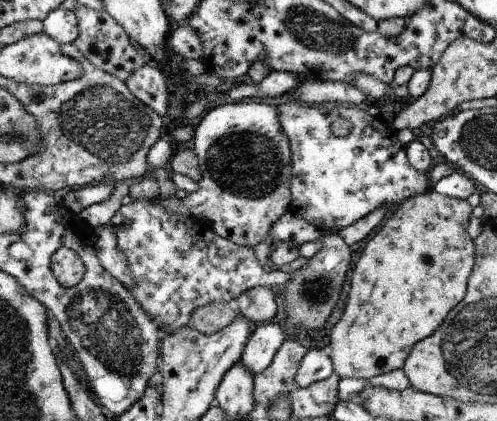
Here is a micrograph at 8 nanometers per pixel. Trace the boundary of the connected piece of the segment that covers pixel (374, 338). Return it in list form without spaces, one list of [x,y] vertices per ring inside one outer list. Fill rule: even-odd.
[[[430,188],[424,194],[411,196],[408,200],[397,205],[390,213],[390,218],[381,225],[375,232],[371,240],[368,240],[360,259],[352,270],[351,289],[343,315],[339,322],[334,325],[330,332],[330,344],[328,355],[332,361],[334,373],[340,379],[353,378],[370,380],[372,377],[386,374],[398,369],[402,369],[411,355],[412,348],[422,339],[427,339],[434,334],[434,331],[443,323],[443,320],[451,314],[455,306],[460,303],[464,295],[467,294],[468,276],[471,276],[472,268],[475,266],[475,239],[468,234],[468,220],[471,220],[473,207],[464,199],[444,196],[436,190]]]

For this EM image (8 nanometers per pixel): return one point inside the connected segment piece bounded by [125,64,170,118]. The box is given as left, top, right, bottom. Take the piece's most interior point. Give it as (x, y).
(147, 83)

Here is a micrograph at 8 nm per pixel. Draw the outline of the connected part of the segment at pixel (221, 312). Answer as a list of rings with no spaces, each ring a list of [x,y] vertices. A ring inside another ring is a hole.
[[[210,302],[210,304],[200,306],[200,308],[196,308],[195,312],[192,312],[189,325],[202,334],[210,335],[222,331],[236,318],[238,318],[238,314],[234,314],[234,310],[230,310],[230,303]]]

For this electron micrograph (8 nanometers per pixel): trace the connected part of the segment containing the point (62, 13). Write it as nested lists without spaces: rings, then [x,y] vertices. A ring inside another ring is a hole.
[[[62,8],[53,10],[42,21],[43,33],[58,44],[72,44],[79,36],[78,17],[75,12]]]

